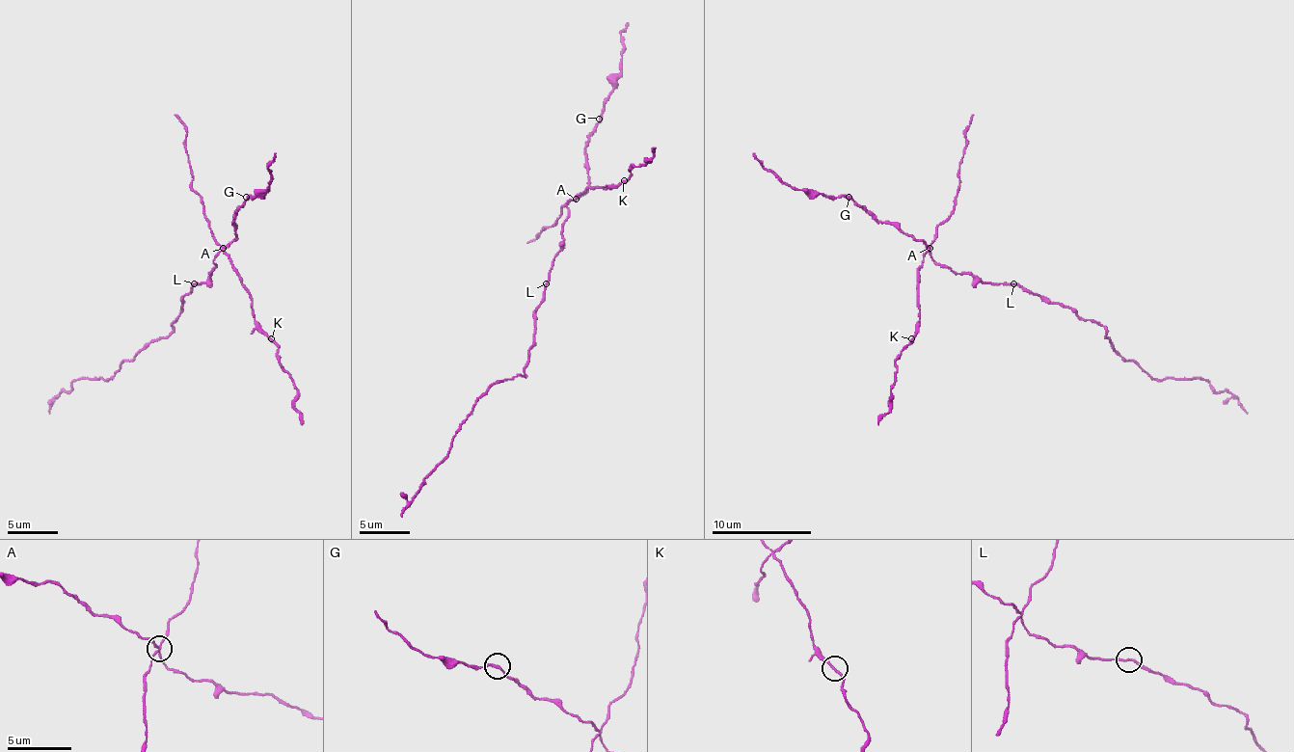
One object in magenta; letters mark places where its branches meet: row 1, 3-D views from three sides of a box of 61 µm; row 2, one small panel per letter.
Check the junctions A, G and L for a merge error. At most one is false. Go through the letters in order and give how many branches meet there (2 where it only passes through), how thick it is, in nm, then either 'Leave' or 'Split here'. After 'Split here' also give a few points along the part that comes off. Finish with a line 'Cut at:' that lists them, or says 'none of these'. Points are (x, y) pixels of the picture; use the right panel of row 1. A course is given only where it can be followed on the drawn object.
A: Branches: 4. Thickness 170 nm. Split here. Course of the part to remove: (929, 249), (919, 269), (919, 332), (899, 359), (891, 384), (891, 409), (878, 424)
G: Branches: 2. Thickness 190 nm. Leave
L: Branches: 2. Thickness 150 nm. Leave
Cut at: A

